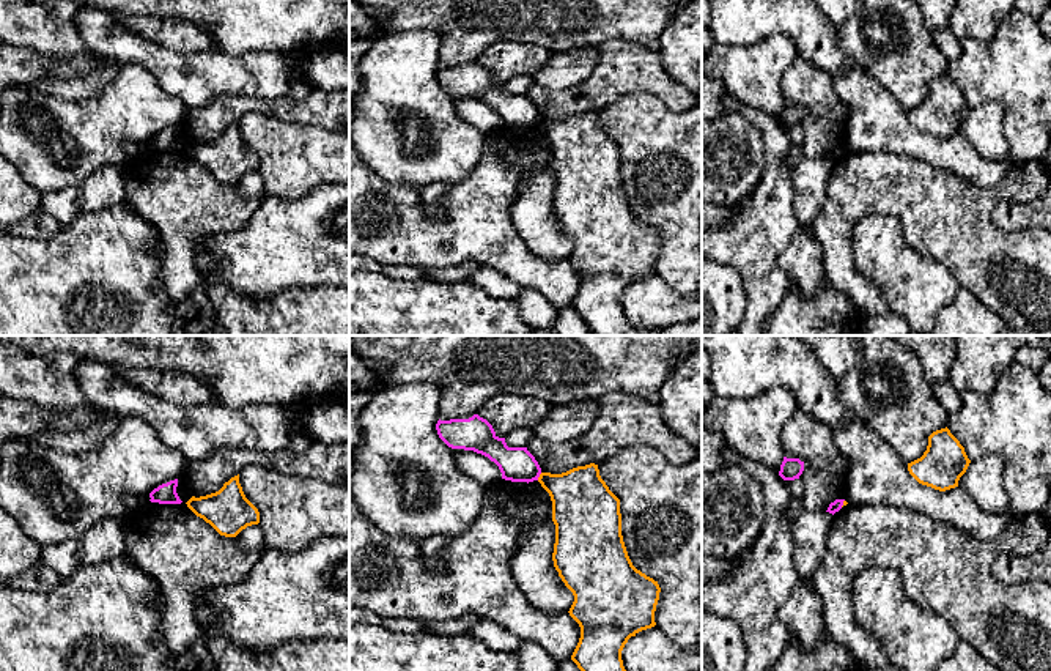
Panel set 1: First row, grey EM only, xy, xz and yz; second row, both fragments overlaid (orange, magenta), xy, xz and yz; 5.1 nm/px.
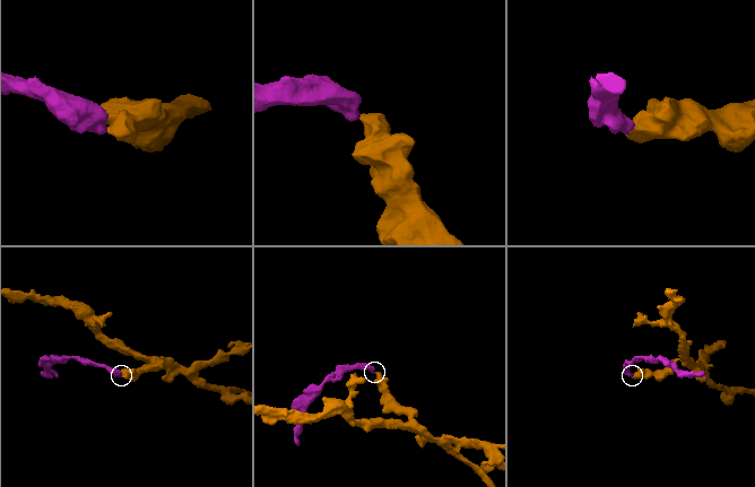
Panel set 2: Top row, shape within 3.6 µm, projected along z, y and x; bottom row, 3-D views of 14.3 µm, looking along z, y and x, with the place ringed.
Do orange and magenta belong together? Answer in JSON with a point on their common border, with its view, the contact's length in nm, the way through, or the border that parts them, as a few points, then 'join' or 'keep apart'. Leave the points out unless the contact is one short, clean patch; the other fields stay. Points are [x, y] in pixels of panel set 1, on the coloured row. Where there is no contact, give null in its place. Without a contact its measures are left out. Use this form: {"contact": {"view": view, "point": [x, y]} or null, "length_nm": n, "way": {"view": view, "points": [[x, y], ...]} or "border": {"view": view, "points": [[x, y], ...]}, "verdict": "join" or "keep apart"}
{"contact": {"view": "xz", "point": [540, 476]}, "length_nm": 50, "border": {"view": "xz", "points": [[542, 473], [537, 479]]}, "verdict": "keep apart"}

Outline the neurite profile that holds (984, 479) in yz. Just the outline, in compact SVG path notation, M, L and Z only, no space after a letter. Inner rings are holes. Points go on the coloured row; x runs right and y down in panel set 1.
M988 454L972 460L960 477L971 499L988 513L1010 513L1010 498L1004 485L1005 463L999 455Z

